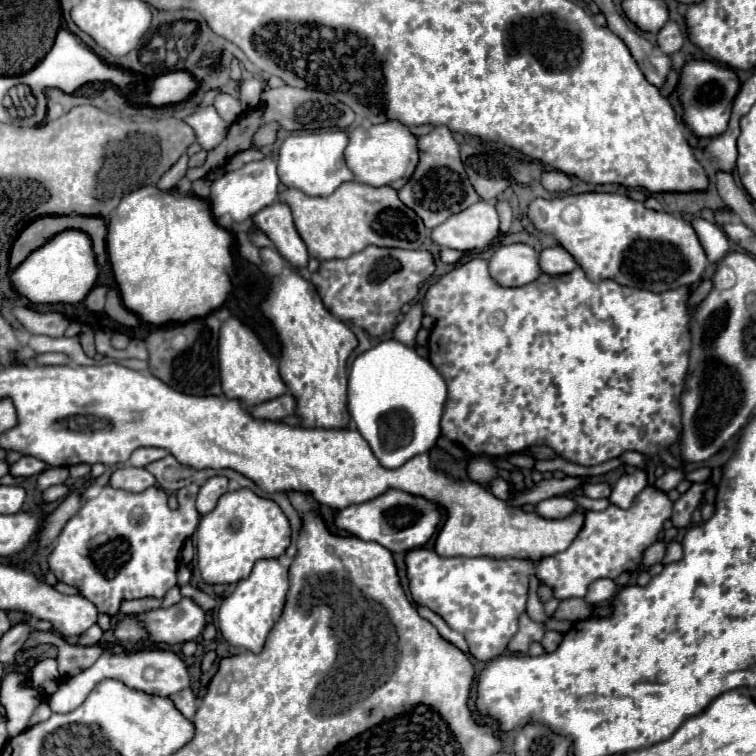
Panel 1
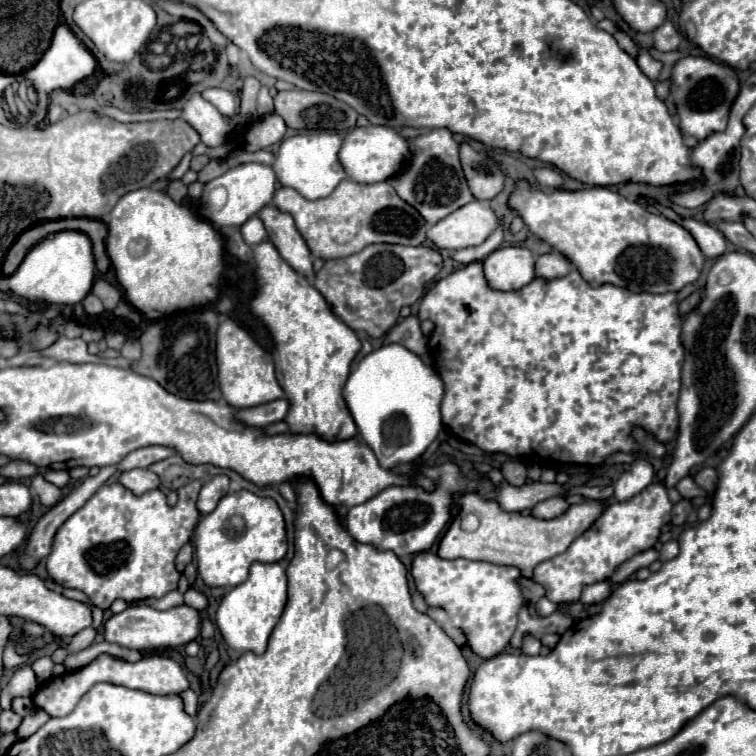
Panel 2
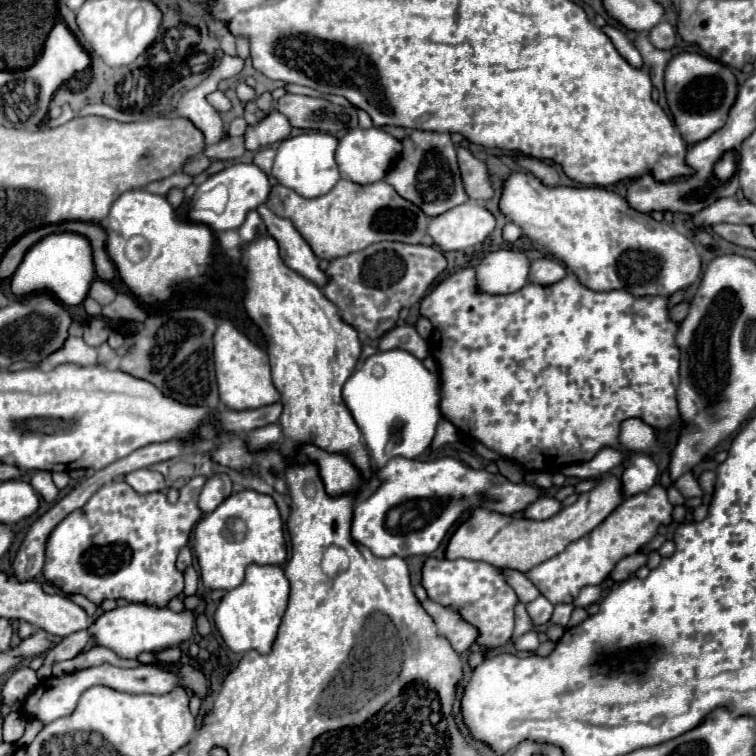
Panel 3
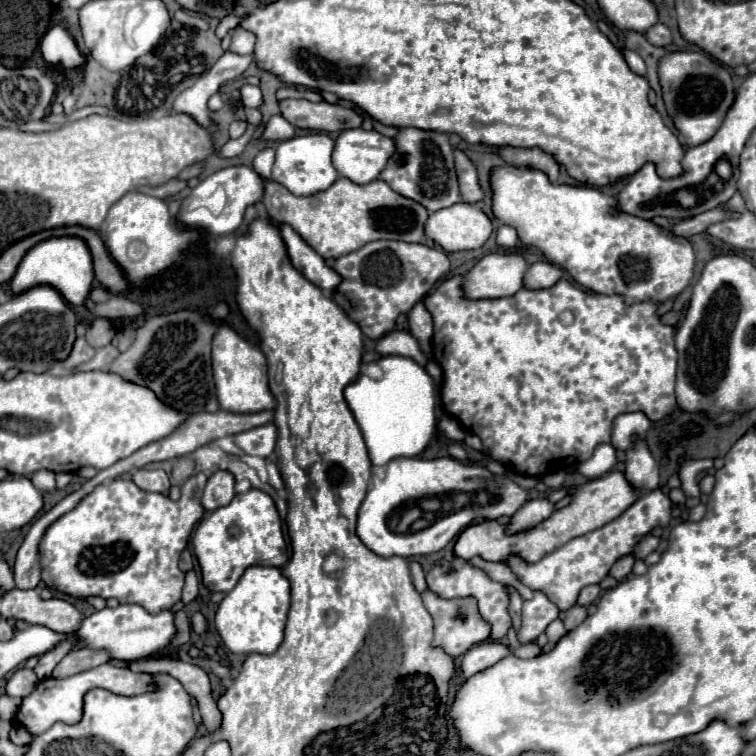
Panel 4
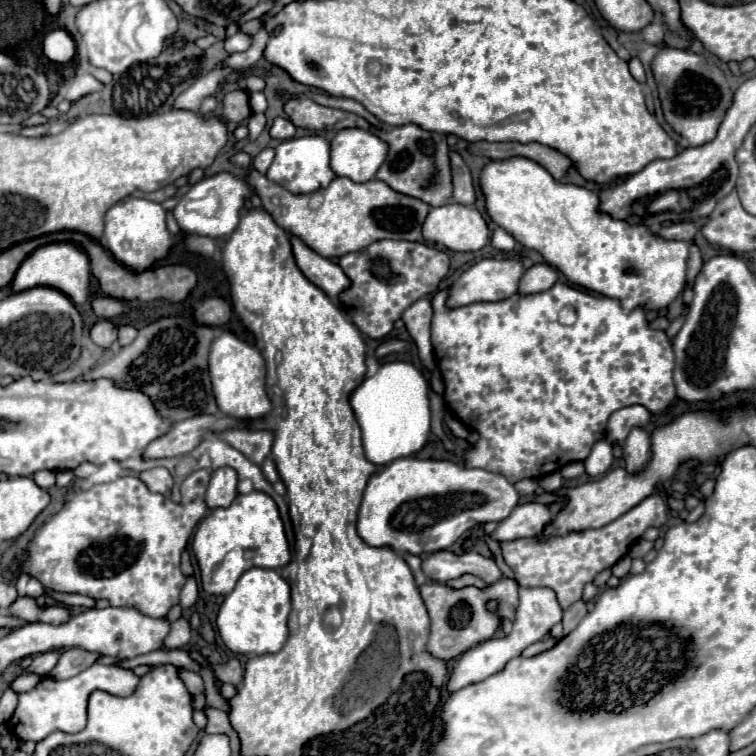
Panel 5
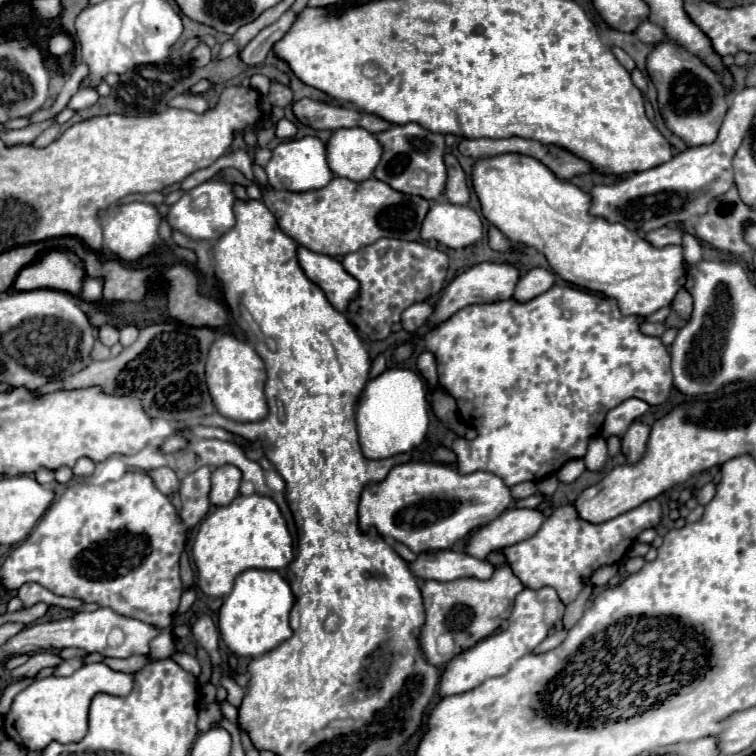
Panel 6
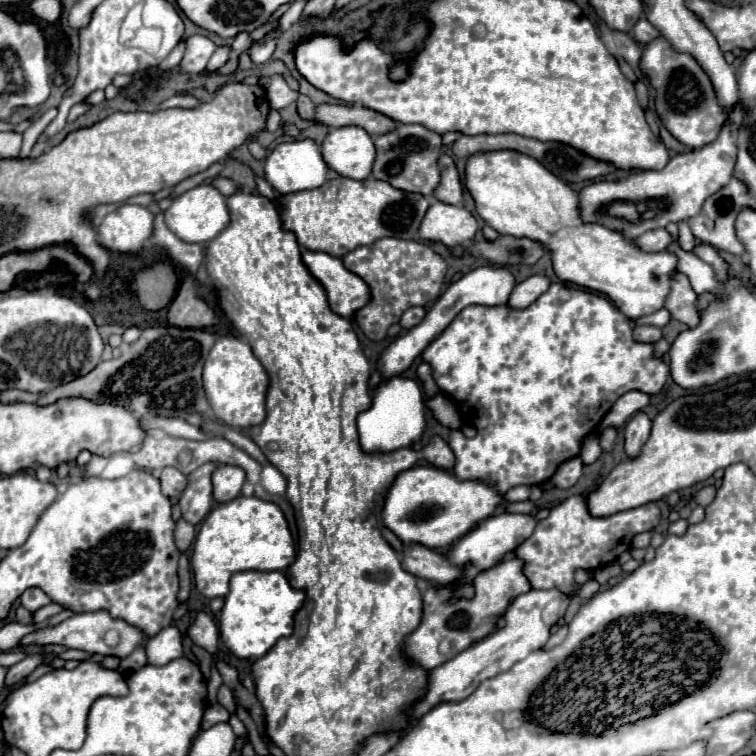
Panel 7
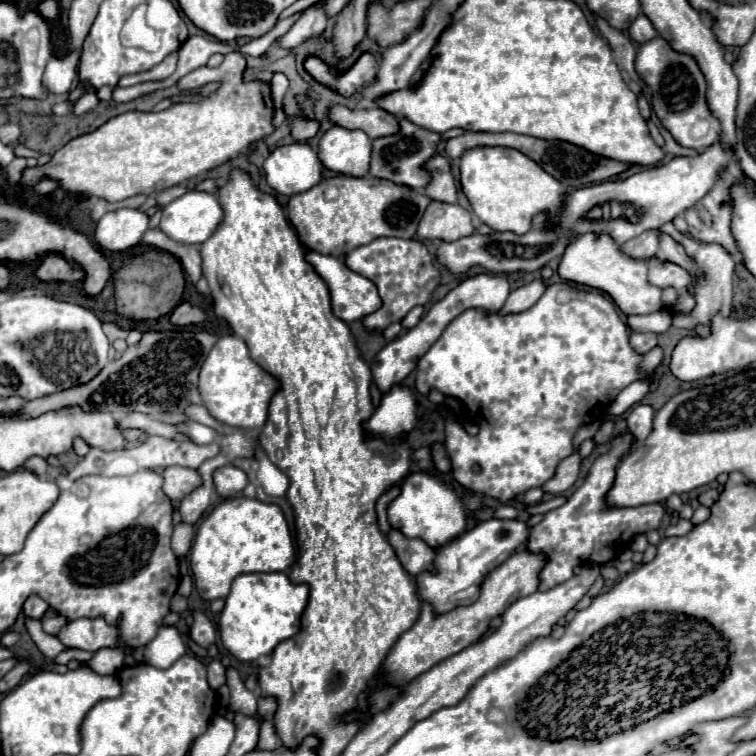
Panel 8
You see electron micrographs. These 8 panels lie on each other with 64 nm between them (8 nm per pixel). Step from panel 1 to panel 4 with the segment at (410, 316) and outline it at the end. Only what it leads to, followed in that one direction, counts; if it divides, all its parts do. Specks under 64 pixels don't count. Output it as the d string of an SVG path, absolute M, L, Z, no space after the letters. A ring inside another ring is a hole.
M394 332L394 338L383 336L377 342L375 350L382 356L401 355L414 358L423 367L428 362L428 357L420 350L416 338L412 338L410 332Z

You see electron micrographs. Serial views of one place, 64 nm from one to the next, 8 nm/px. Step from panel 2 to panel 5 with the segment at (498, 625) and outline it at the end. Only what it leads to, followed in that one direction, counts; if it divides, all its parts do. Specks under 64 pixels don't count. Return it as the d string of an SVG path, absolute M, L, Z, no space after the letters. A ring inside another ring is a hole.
M466 574L466 576L458 578L458 580L446 582L446 584L448 584L448 586L452 586L452 588L464 588L464 586L478 586L478 588L482 588L482 582L480 582L480 578L476 578L476 576L470 576L470 574Z

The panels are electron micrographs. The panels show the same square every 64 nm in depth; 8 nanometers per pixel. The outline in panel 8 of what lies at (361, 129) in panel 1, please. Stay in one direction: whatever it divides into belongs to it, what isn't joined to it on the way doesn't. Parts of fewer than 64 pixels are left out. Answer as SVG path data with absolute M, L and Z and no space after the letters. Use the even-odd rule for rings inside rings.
M332 126L326 130L318 144L318 156L324 168L346 176L368 174L370 154L372 140L360 130L346 130L342 126Z

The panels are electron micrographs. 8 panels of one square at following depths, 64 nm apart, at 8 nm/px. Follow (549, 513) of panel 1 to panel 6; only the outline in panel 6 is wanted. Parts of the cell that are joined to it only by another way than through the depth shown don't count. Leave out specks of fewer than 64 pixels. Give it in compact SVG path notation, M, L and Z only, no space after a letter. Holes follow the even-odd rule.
M508 508L504 516L498 516L496 520L478 528L466 540L464 554L474 556L478 560L486 560L492 552L500 552L502 548L518 544L520 540L532 538L542 526L542 522L544 516L538 510Z

